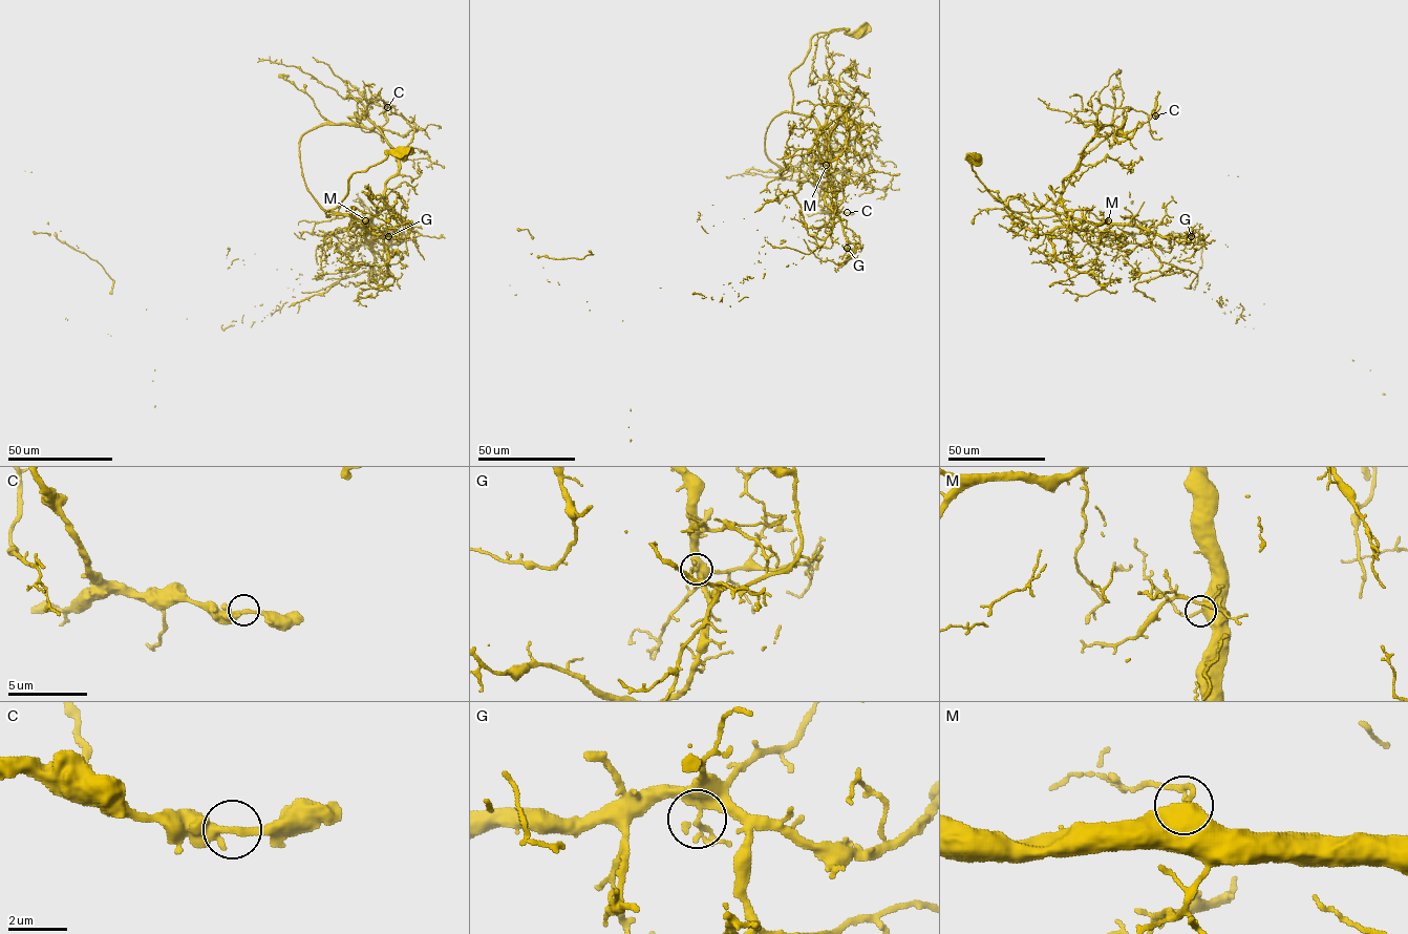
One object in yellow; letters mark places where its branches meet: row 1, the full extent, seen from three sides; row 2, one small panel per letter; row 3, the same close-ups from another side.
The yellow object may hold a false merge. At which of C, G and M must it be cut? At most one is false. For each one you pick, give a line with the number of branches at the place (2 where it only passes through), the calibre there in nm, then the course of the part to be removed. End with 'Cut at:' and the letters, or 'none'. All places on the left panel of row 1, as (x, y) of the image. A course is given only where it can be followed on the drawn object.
G: 2 branches meet; 320 nm thick; foreign part runs (388, 236), (316, 279), (299, 274), (292, 297), (255, 321), (187, 318), (113, 285), (146, 309), (154, 407)
Cut at: G

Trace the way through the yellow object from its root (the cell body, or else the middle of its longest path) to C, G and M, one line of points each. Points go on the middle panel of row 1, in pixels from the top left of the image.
C: (860, 32), (811, 38), (789, 77), (798, 113), (777, 114), (765, 141), (847, 212)
G: (860, 32), (816, 34), (789, 77), (792, 110), (811, 115), (826, 144), (827, 196), (847, 248)
M: (860, 32), (816, 34), (789, 77), (792, 110), (811, 115), (818, 125), (826, 165)

